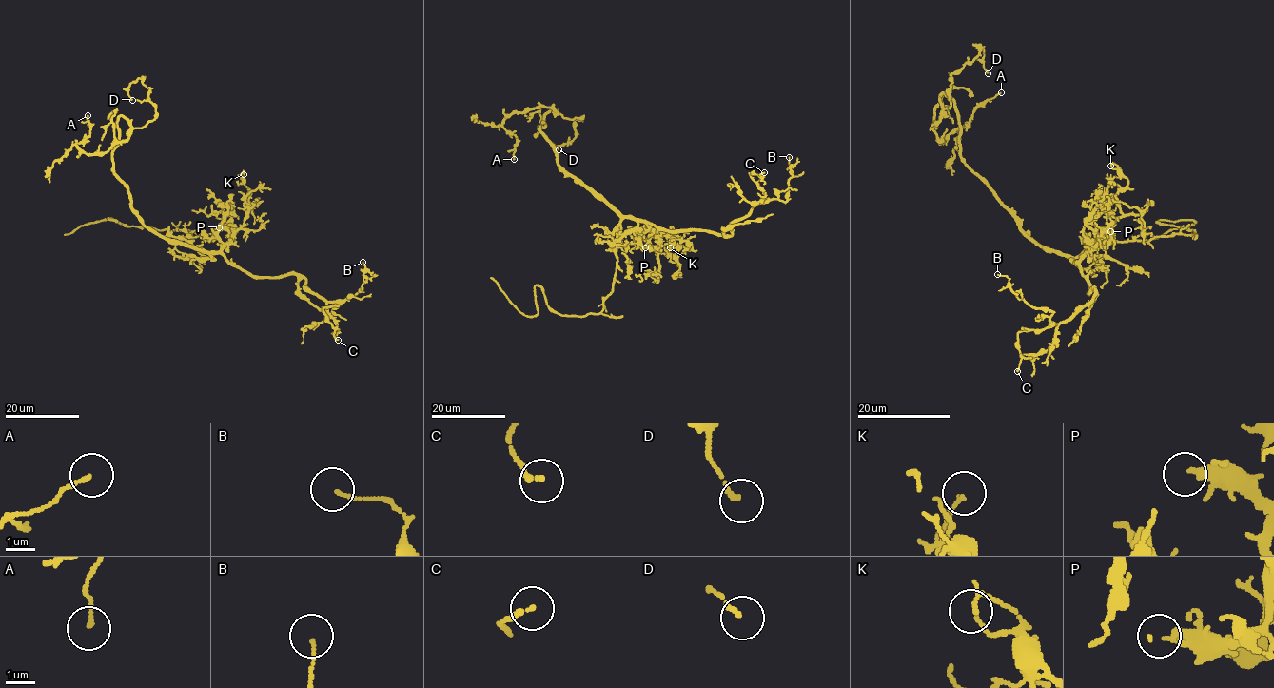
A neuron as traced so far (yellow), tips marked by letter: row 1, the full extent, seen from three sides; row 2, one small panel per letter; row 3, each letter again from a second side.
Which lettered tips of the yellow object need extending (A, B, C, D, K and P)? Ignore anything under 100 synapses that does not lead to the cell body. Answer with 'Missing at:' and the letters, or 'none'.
Missing at: none

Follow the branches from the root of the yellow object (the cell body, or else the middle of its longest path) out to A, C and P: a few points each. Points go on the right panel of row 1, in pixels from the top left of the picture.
A: (1046, 249), (960, 155), (958, 111), (943, 92), (933, 130), (943, 140), (1001, 92)
C: (1046, 249), (1076, 263), (1094, 295), (1068, 319), (1020, 330), (1017, 371)
P: (1046, 249), (1057, 251), (1077, 262), (1105, 236), (1109, 236), (1110, 231)

